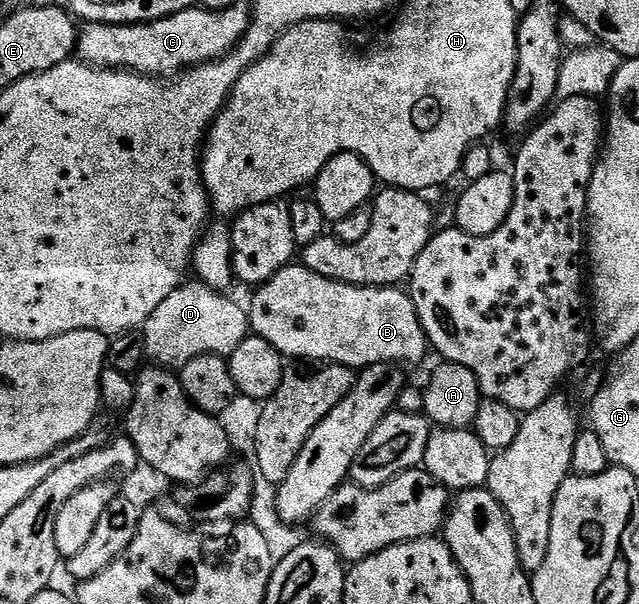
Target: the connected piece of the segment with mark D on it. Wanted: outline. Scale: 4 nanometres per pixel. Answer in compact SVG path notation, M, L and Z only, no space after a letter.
M199 279L185 280L158 303L142 327L146 339L147 360L169 370L179 370L190 359L214 355L225 359L250 335L248 309L231 301L227 292L211 289Z

